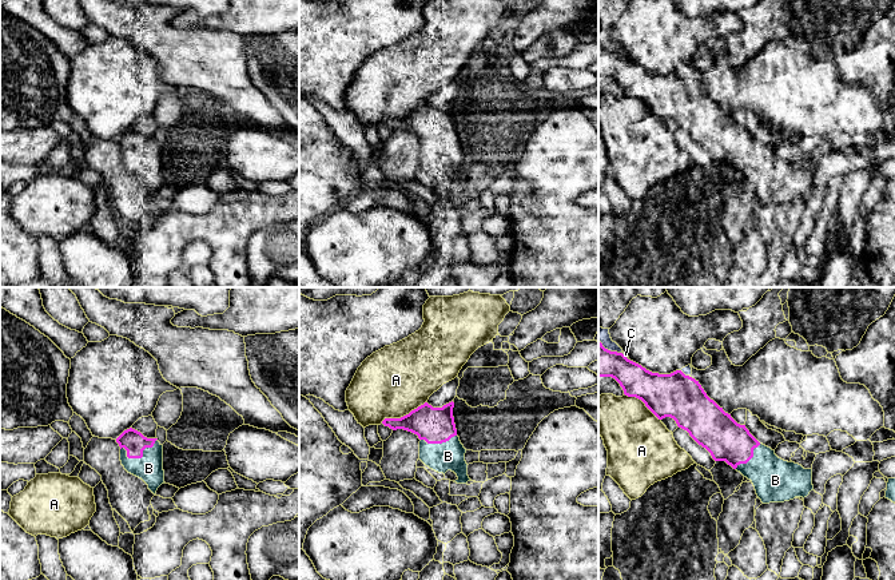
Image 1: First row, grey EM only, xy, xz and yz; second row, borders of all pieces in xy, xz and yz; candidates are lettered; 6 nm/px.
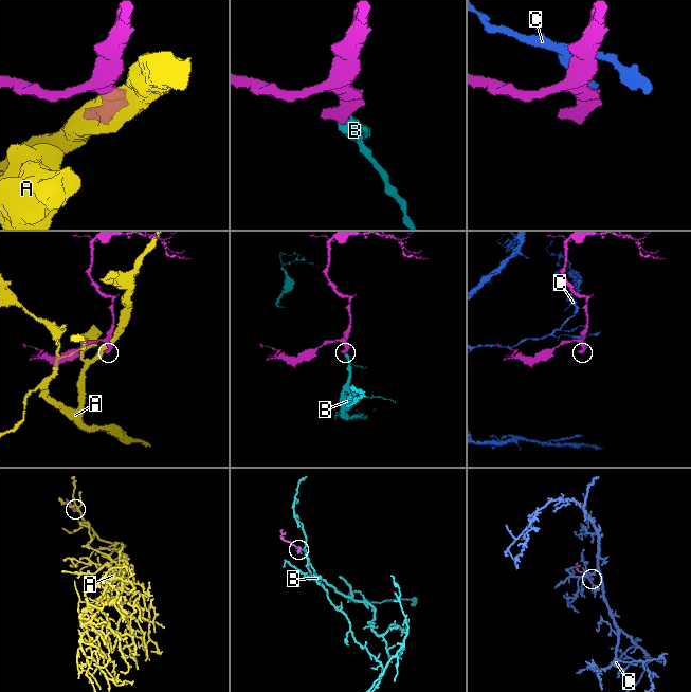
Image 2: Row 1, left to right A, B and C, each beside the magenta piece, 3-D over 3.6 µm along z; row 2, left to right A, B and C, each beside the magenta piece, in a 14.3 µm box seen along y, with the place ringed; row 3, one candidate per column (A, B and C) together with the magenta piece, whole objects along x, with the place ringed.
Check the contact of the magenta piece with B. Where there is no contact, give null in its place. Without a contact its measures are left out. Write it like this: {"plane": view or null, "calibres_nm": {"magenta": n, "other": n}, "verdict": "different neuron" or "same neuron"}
{"plane": "xy", "calibres_nm": {"magenta": 140, "other": 160}, "verdict": "same neuron"}

